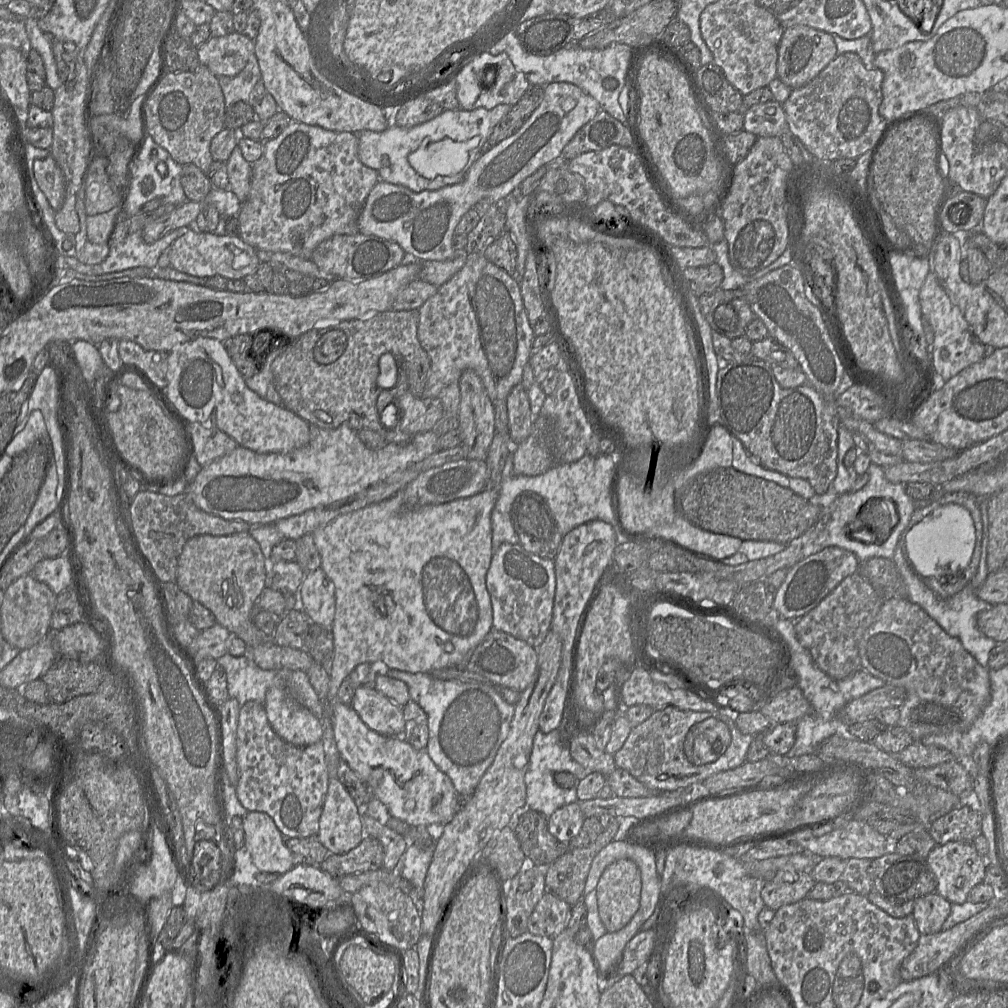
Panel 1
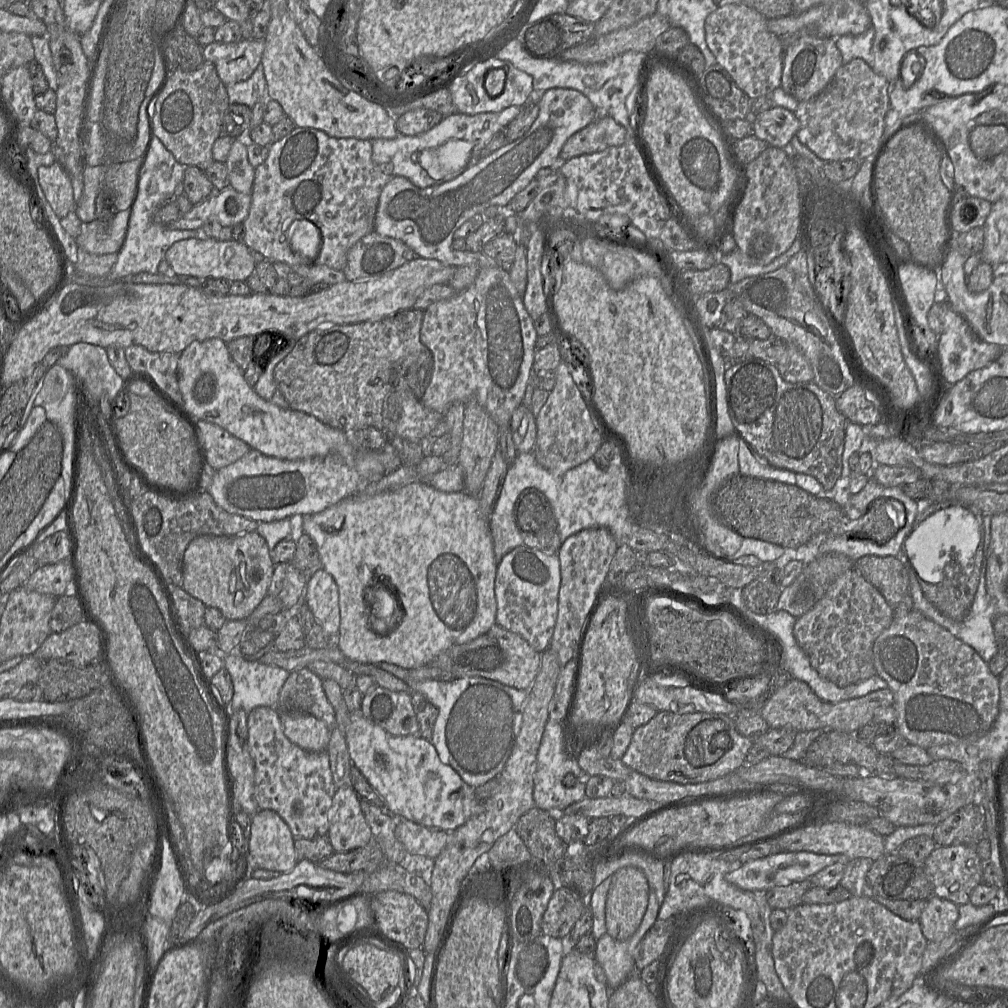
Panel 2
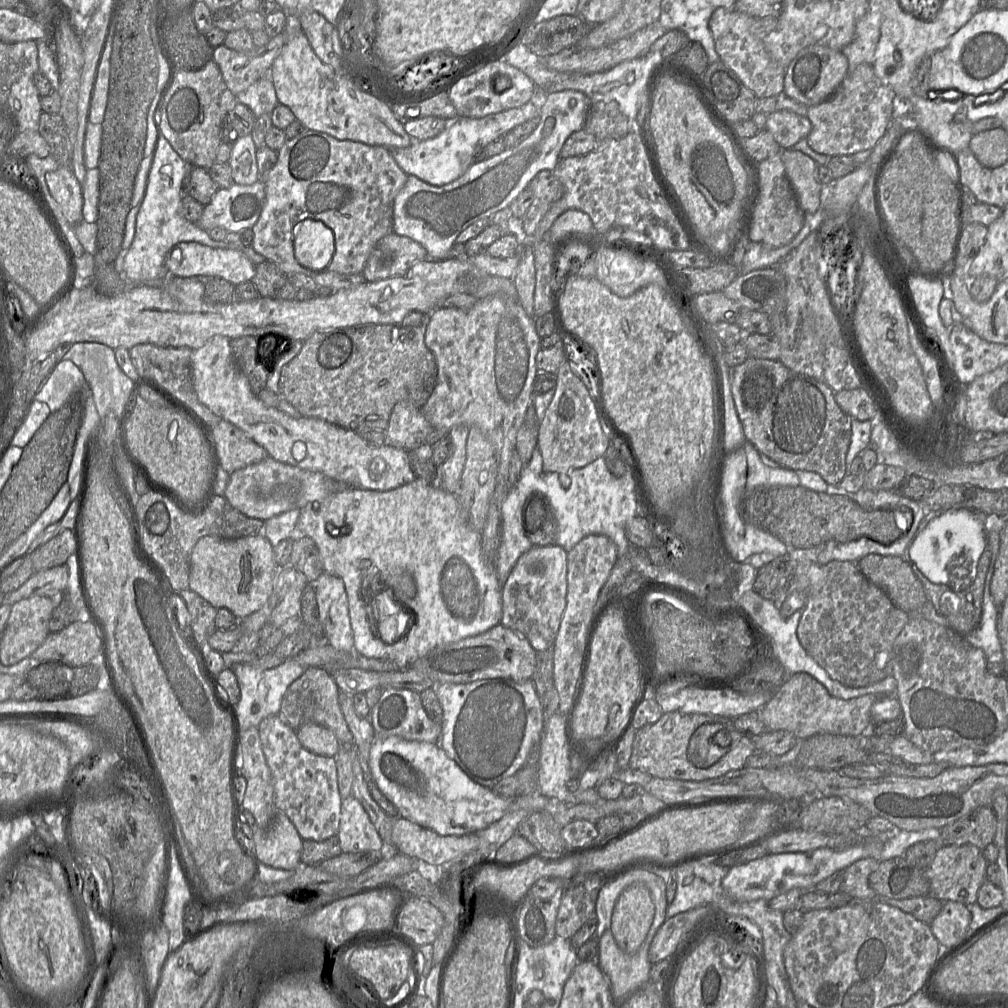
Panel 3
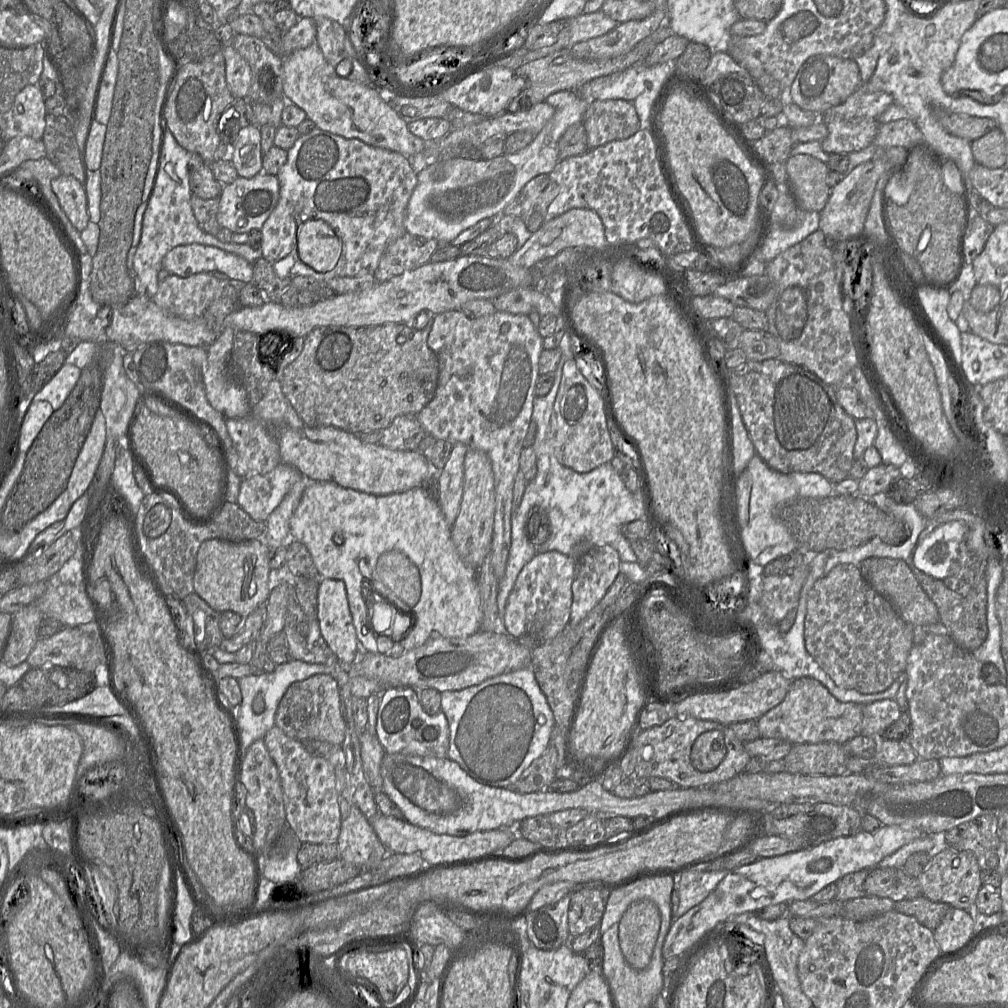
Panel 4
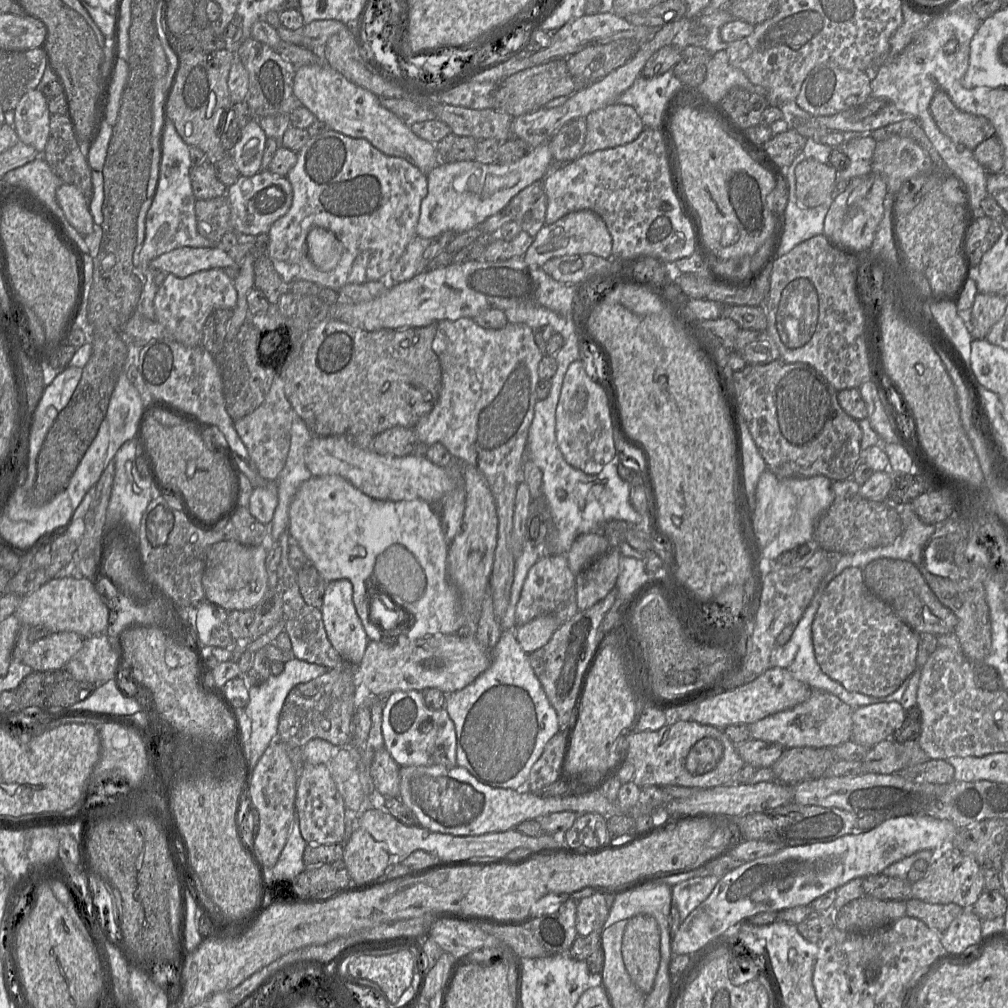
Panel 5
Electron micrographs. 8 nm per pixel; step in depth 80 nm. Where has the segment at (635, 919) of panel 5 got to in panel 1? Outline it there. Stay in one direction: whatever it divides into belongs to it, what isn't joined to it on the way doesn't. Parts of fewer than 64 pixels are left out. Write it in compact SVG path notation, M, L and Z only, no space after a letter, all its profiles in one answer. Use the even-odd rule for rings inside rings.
M630 859L608 865L596 887L600 918L608 933L623 929L641 905L641 872Z

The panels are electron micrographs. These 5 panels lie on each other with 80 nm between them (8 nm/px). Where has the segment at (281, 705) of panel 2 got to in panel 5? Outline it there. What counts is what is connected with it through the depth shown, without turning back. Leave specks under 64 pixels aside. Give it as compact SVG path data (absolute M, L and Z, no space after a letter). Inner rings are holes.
M342 660L325 674L306 683L294 686L288 693L279 715L279 738L290 747L303 747L312 739L320 738L335 746L351 744L351 722L357 706L366 705L358 700L357 666Z

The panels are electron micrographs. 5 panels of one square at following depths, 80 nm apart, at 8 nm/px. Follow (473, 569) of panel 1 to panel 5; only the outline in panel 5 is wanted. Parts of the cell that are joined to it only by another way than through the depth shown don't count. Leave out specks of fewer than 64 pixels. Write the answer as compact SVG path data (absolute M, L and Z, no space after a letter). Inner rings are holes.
M312 476L309 480L300 485L290 503L288 533L292 541L300 546L309 559L309 562L317 569L318 573L325 581L330 582L347 579L351 582L353 586L353 603L370 641L394 641L399 633L399 622L400 629L401 622L405 622L407 633L404 636L409 640L416 640L434 634L456 634L462 629L463 618L461 614L459 594L456 587L451 582L447 570L447 556L450 544L444 538L440 517L435 513L431 504L420 499L403 501L378 500L367 496L341 476ZM390 594L397 594L397 601L394 601L395 604L391 601L392 597ZM378 595L386 595L385 598L388 598L394 606L396 605L399 607L400 618L398 618L397 623L389 629L382 628L381 623L377 621L377 619L374 619L371 613L373 600Z

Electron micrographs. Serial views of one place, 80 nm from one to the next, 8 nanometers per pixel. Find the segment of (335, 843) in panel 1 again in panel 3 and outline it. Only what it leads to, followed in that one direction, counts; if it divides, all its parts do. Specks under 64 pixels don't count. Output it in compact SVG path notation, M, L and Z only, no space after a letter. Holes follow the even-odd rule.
M351 794L342 800L336 835L344 853L381 852L384 843L362 804Z

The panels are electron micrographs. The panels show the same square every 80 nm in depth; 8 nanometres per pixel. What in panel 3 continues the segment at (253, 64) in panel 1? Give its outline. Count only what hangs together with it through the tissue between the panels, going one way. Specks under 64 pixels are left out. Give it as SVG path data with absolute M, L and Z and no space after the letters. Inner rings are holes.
M269 68L263 76L246 90L236 95L239 103L250 108L256 118L263 114L271 114L279 104Z

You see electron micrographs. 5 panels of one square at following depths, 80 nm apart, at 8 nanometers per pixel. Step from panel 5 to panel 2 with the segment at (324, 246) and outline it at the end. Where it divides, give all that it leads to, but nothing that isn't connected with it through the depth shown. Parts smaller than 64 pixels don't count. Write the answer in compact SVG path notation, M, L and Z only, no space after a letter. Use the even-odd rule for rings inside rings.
M296 220L288 230L291 249L309 259L315 259L321 249L322 237L319 228L309 220Z

